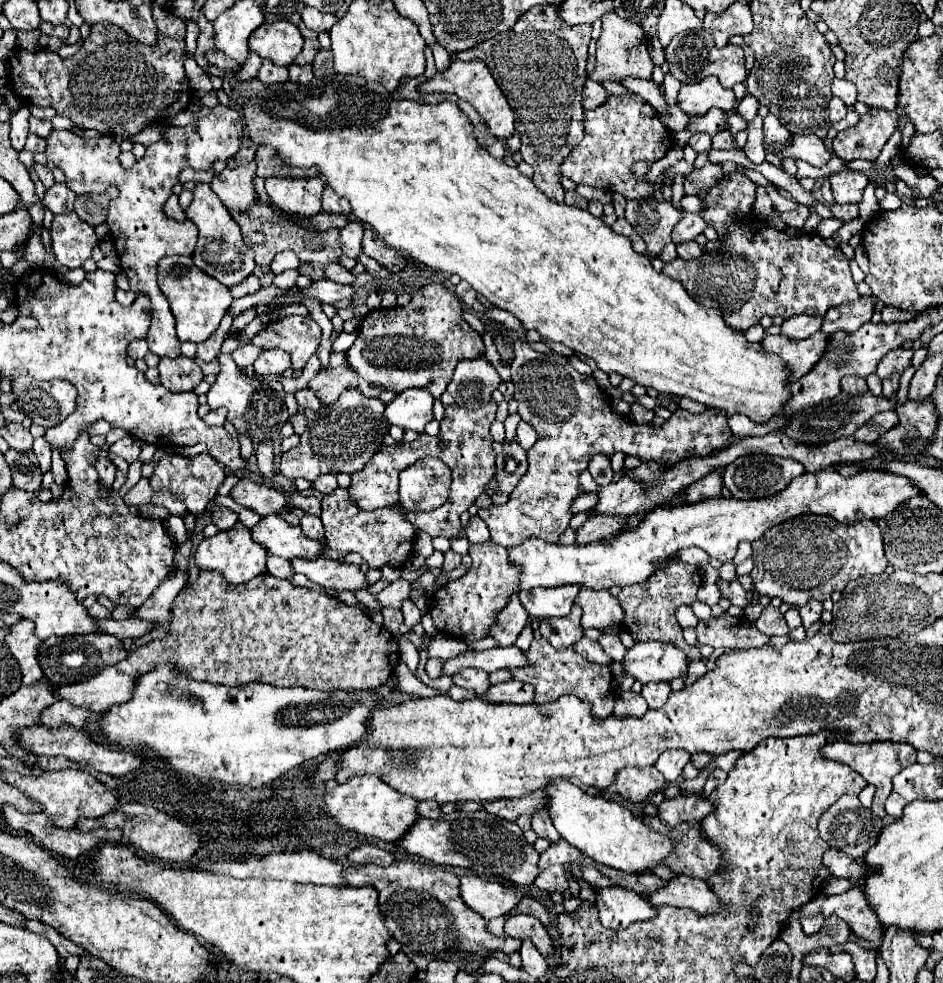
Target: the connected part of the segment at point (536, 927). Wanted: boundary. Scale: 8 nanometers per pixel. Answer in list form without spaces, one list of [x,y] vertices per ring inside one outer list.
[[[516,914],[516,916],[508,918],[508,920],[506,920],[506,926],[504,926],[504,932],[506,932],[510,938],[530,940],[530,942],[536,946],[536,950],[538,950],[546,960],[550,960],[552,954],[554,954],[552,938],[548,936],[546,928],[544,928],[534,916]]]

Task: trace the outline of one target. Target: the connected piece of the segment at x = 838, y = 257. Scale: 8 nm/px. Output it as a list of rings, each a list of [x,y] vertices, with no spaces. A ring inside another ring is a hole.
[[[734,170],[726,174],[708,192],[698,192],[698,198],[704,200],[706,204],[702,218],[706,220],[708,226],[712,226],[718,232],[720,248],[714,252],[704,252],[698,260],[690,260],[690,262],[672,260],[664,266],[662,272],[678,280],[686,288],[686,292],[702,306],[722,310],[722,316],[730,328],[744,332],[750,326],[758,324],[764,316],[780,316],[784,320],[798,314],[824,316],[828,308],[860,298],[848,268],[848,258],[842,254],[840,248],[830,248],[824,242],[824,238],[820,238],[814,232],[802,236],[790,236],[786,232],[776,230],[770,224],[760,228],[754,224],[752,206],[756,200],[756,184],[750,178],[746,178],[742,170]]]

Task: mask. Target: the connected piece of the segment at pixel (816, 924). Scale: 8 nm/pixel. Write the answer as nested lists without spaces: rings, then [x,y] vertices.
[[[818,915],[815,917],[802,918],[800,920],[802,930],[806,935],[813,935],[822,928],[824,924],[824,917],[822,915]]]

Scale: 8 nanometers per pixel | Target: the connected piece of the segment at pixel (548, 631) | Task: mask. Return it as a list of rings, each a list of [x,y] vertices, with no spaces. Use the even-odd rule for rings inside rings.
[[[574,604],[572,612],[564,618],[550,618],[540,622],[540,634],[558,650],[570,648],[574,642],[578,642],[582,634],[582,624],[580,624],[582,610]]]

